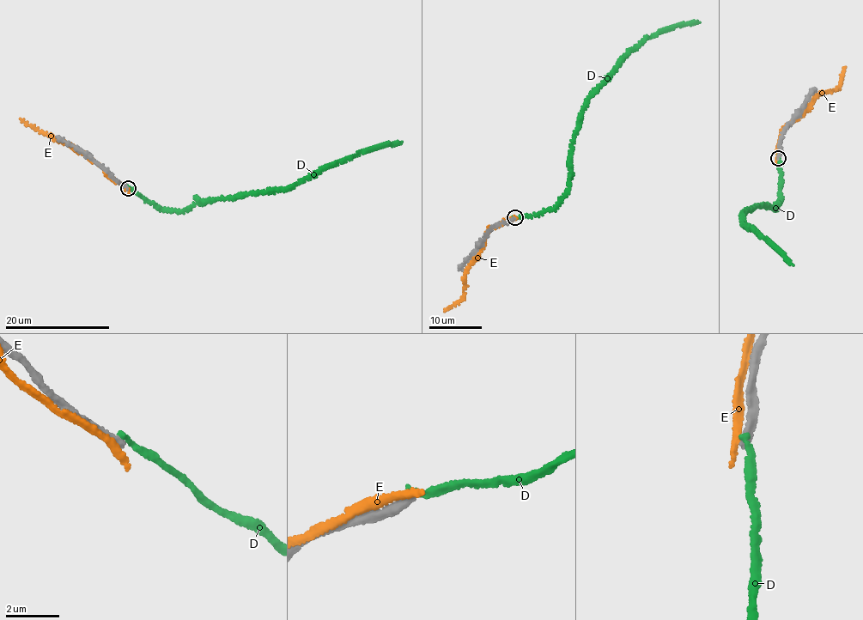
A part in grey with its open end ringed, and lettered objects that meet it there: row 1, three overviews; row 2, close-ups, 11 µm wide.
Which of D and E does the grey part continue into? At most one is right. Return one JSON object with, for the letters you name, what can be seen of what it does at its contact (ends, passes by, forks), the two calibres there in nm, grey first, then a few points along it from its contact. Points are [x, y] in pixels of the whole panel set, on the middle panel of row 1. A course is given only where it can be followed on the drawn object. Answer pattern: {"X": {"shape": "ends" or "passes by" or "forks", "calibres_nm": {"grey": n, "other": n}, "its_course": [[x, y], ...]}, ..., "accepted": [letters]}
{"accepted": []}

